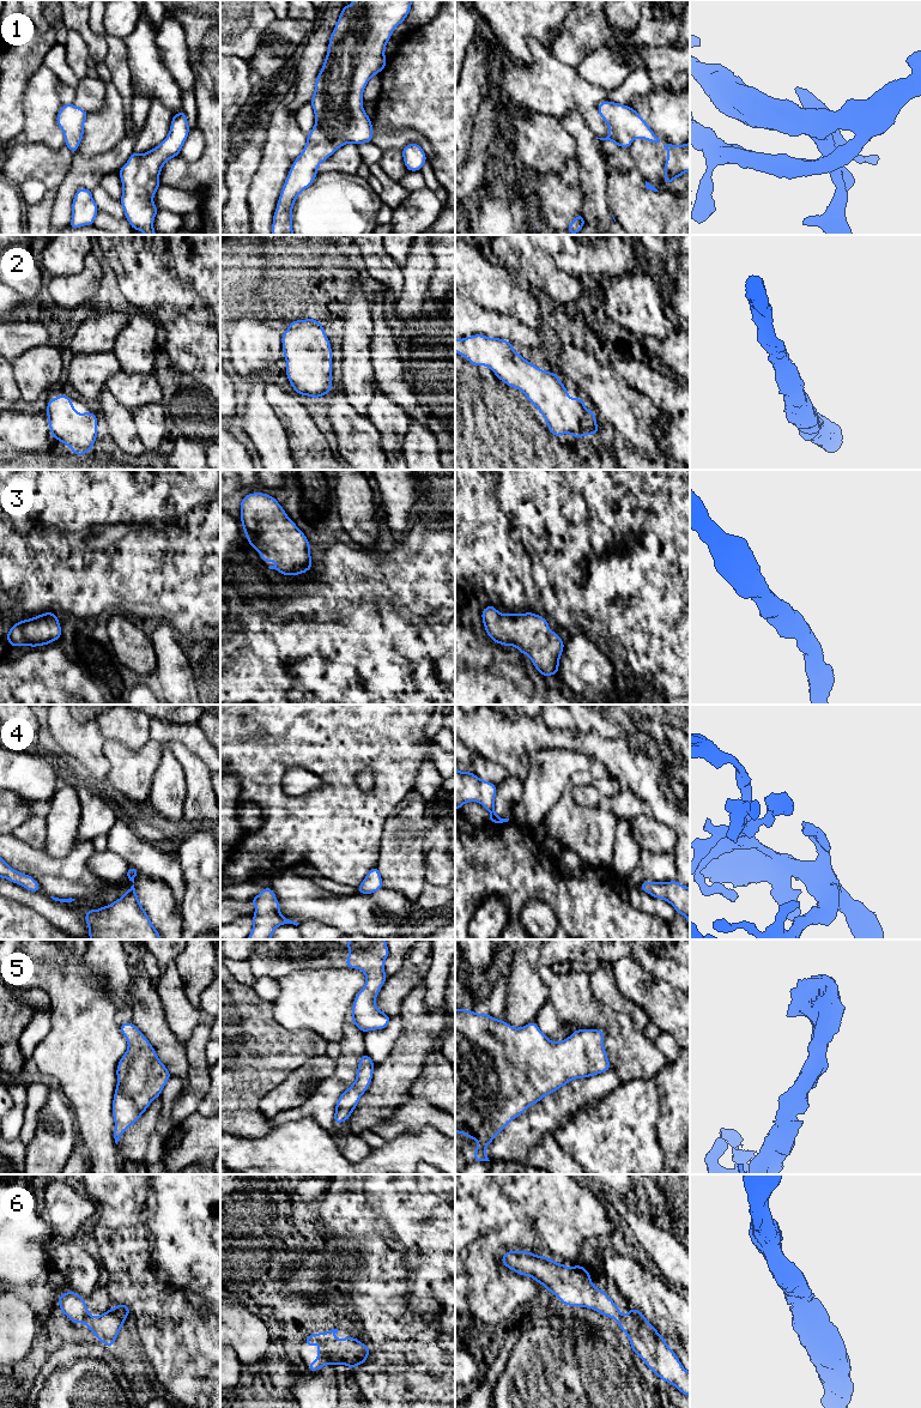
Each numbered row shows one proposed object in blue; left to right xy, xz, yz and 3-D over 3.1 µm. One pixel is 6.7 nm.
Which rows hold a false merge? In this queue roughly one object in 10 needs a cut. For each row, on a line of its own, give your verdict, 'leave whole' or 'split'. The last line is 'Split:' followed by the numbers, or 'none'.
1: leave whole
2: leave whole
3: leave whole
4: leave whole
5: leave whole
6: leave whole
Split: none

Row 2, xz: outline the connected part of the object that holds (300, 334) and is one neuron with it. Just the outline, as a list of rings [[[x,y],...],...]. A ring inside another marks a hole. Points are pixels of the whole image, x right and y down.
[[[304,319],[291,321],[287,330],[281,336],[284,359],[287,362],[285,374],[293,387],[293,391],[301,395],[321,398],[332,389],[332,351],[323,324],[316,319]]]

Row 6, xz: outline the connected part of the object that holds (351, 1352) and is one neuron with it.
[[[338,1329],[326,1333],[310,1334],[305,1338],[308,1347],[319,1343],[317,1360],[309,1362],[308,1371],[316,1372],[326,1365],[346,1365],[351,1368],[366,1361],[369,1358],[369,1346],[362,1343],[359,1340],[352,1337],[335,1338],[334,1335]]]

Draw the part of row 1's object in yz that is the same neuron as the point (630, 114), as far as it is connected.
[[[604,101],[598,105],[599,115],[608,125],[610,134],[606,138],[598,138],[600,140],[611,140],[613,144],[629,149],[635,139],[644,139],[654,144],[661,145],[661,138],[656,137],[650,129],[648,123],[641,117],[641,115],[629,105],[623,105],[620,103],[613,103],[611,101]]]

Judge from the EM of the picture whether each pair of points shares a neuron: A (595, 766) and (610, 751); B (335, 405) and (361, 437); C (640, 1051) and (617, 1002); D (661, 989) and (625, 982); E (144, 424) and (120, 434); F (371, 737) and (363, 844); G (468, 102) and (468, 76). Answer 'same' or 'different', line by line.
A: different
B: same
C: different
D: same
E: different
F: same
G: same

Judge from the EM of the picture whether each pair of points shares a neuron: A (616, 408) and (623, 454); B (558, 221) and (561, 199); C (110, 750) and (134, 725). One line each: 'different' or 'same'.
A: different
B: same
C: different

